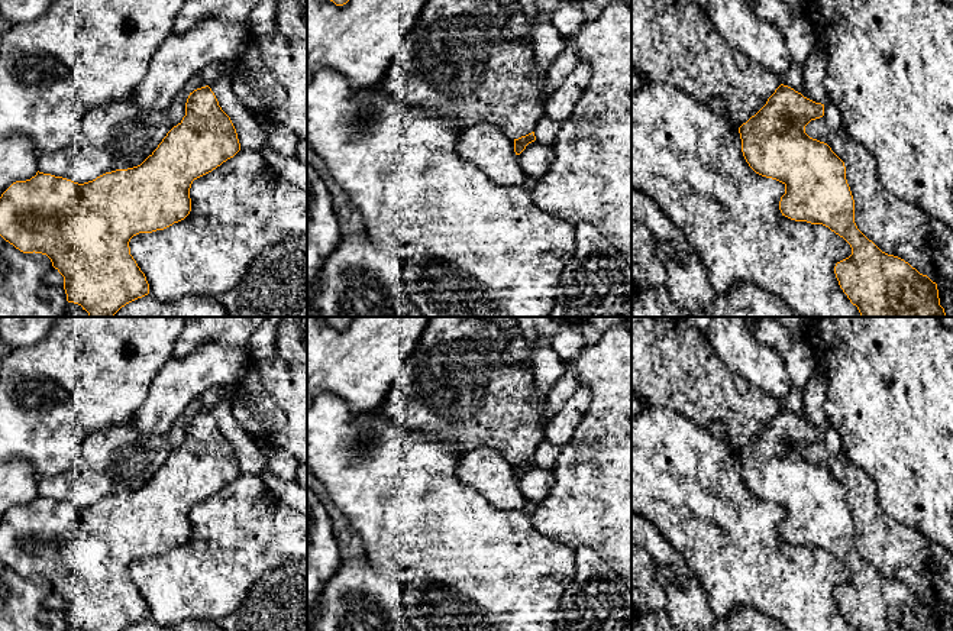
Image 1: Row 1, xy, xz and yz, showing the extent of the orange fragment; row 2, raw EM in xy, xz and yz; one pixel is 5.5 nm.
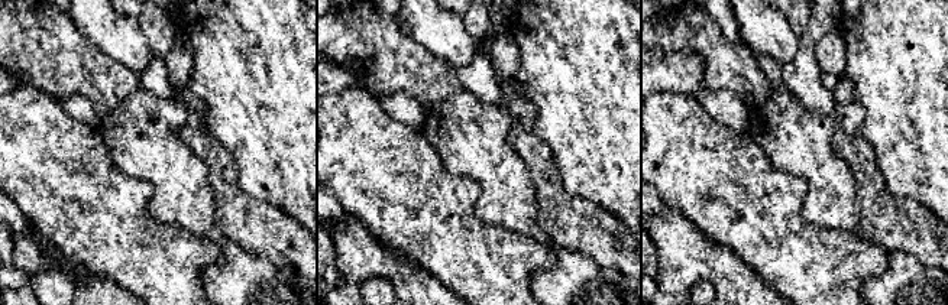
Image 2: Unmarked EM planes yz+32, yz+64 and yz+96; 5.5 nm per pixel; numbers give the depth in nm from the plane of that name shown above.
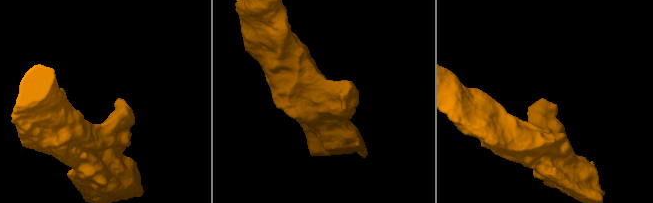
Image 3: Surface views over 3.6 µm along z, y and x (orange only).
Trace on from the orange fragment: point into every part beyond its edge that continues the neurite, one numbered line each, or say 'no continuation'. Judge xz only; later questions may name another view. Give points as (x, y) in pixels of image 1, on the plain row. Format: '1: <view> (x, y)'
no continuation

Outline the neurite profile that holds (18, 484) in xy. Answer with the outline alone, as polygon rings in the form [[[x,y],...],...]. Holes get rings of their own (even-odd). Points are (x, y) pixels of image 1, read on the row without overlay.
[[[25,460],[0,462],[0,521],[16,505],[26,505],[38,496],[38,480]]]

